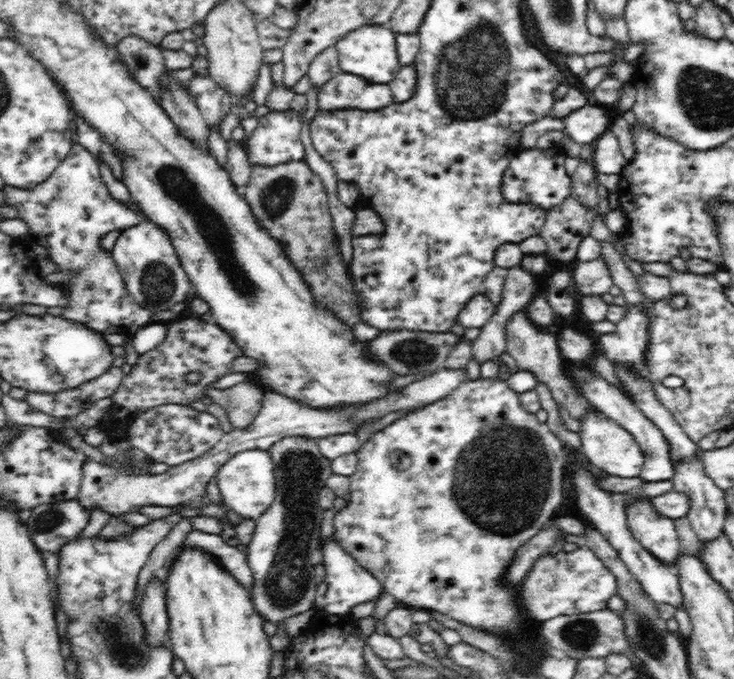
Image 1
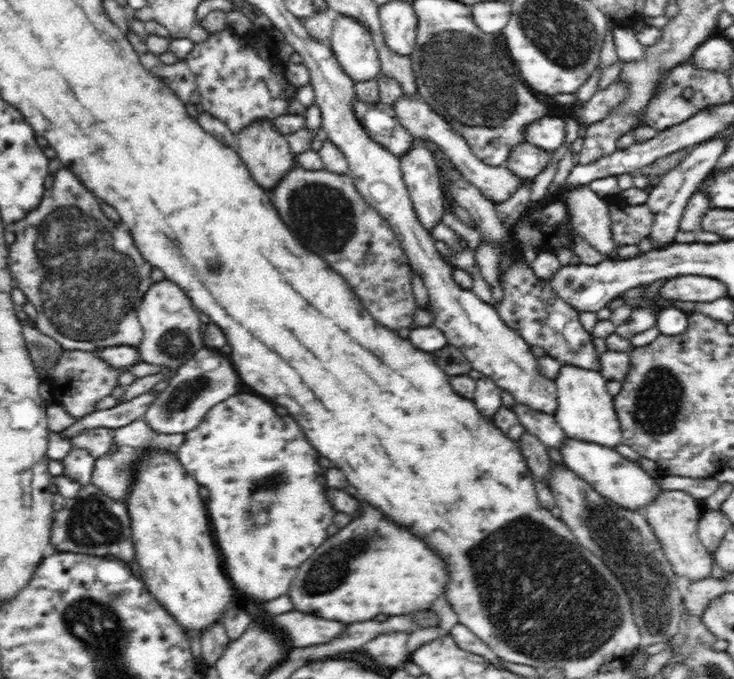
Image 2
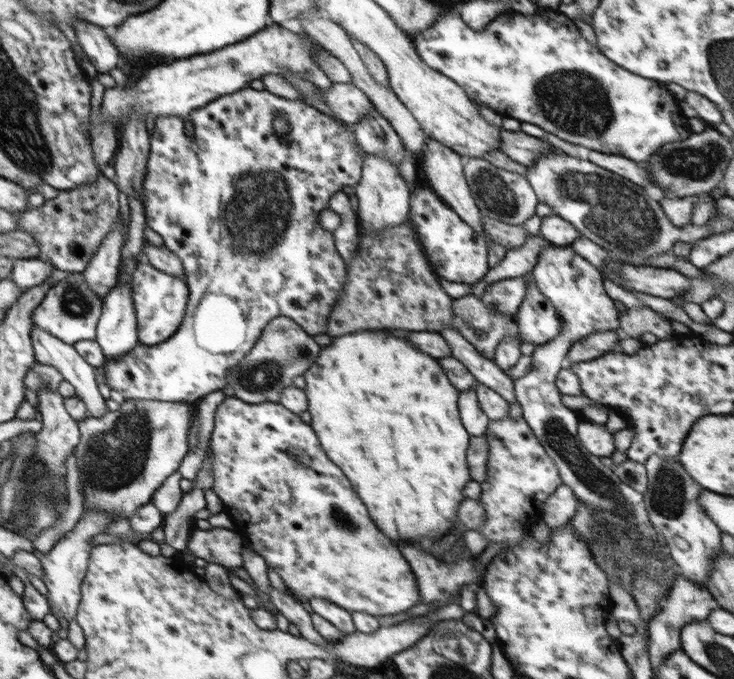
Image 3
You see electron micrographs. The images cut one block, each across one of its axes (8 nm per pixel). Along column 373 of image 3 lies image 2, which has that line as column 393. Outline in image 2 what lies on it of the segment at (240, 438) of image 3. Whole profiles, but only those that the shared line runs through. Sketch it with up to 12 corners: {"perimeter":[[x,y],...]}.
{"perimeter":[[368,502],[298,568],[294,610],[424,610],[446,562]]}

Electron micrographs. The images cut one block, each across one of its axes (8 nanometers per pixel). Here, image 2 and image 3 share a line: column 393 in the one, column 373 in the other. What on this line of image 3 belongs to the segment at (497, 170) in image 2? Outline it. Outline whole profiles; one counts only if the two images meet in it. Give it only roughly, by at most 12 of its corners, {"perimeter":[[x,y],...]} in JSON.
{"perimeter":[[354,84],[319,90],[330,110],[354,125],[374,104]]}

